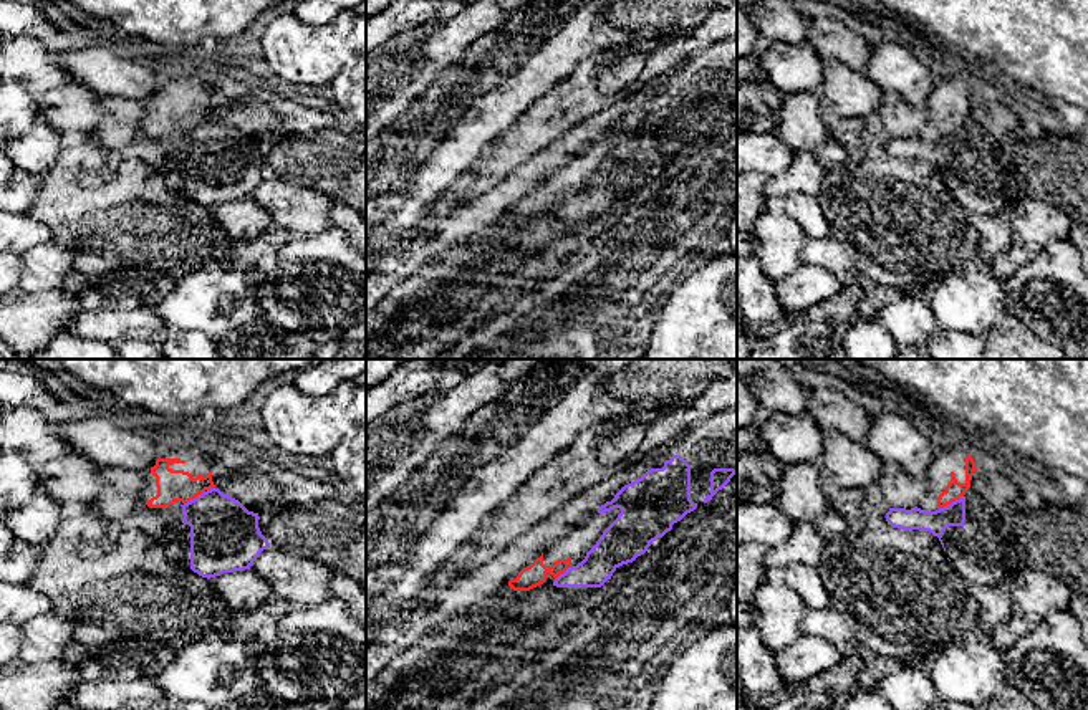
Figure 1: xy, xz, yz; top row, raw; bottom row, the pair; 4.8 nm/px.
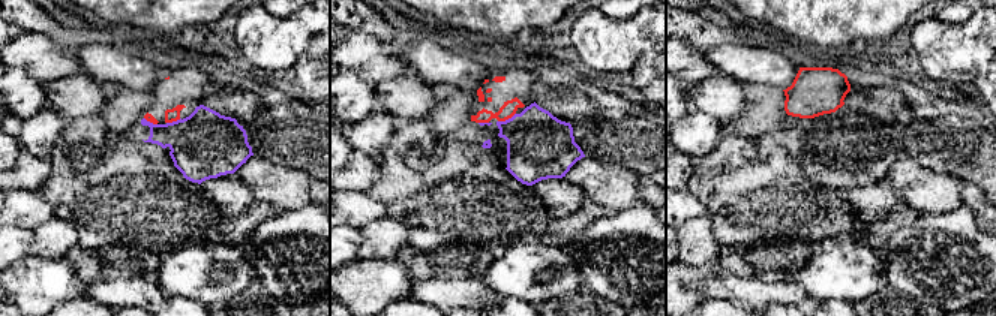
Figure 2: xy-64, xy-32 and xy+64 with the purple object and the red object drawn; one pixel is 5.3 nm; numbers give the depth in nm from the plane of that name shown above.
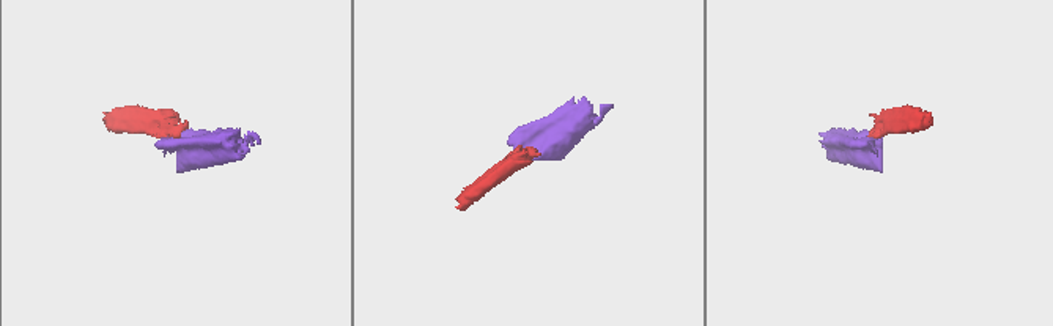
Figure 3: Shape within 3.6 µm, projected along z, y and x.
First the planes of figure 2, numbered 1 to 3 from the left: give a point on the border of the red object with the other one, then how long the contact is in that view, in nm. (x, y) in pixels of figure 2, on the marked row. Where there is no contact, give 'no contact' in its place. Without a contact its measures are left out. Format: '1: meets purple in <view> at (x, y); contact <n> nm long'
1: meets purple in xy-64 at (173, 122); contact 80 nm long
2: meets purple in xy-32 at (506, 120); contact 110 nm long
3: no contact

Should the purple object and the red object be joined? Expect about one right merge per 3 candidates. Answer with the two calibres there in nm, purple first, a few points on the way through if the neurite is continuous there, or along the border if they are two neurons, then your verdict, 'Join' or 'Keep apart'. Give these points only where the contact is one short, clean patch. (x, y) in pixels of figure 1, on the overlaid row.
Thickness 110 nm (purple) against 90 nm. Boundary: yz (962, 495), (939, 508). Keep apart

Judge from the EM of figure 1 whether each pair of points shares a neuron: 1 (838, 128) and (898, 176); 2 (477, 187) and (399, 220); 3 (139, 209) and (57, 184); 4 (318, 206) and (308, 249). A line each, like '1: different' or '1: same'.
1: same
2: different
3: same
4: different

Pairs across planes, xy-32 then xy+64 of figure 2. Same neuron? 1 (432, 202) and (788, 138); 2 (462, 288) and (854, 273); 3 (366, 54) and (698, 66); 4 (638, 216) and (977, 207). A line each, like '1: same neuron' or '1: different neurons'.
1: different neurons
2: different neurons
3: same neuron
4: different neurons

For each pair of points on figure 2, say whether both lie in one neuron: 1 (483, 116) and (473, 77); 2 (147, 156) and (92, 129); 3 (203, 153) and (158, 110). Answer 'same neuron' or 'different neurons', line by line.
1: different neurons
2: same neuron
3: different neurons

